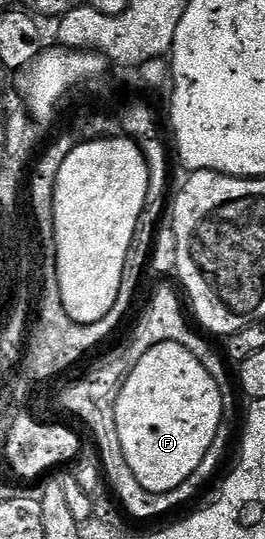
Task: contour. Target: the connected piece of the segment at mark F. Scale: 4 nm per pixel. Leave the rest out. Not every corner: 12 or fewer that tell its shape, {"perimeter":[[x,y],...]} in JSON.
{"perimeter":[[182,344],[135,362],[112,432],[140,486],[176,490],[224,392]]}

